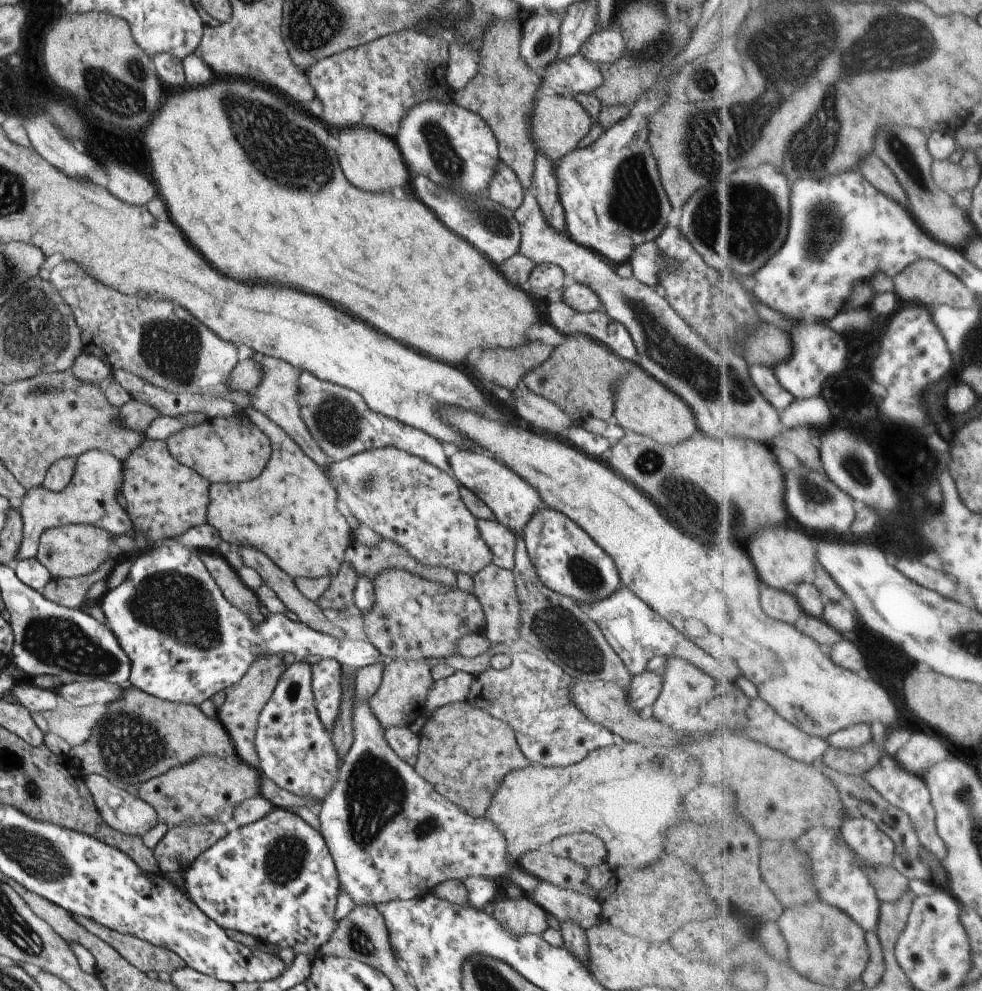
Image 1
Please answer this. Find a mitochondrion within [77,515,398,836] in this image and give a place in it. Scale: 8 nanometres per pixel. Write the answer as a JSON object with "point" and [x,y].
{"point":[176,605]}

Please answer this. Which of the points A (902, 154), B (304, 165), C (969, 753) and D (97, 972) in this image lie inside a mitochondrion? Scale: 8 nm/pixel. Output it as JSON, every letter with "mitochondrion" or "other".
{"A":"mitochondrion","B":"mitochondrion","C":"other","D":"other"}

